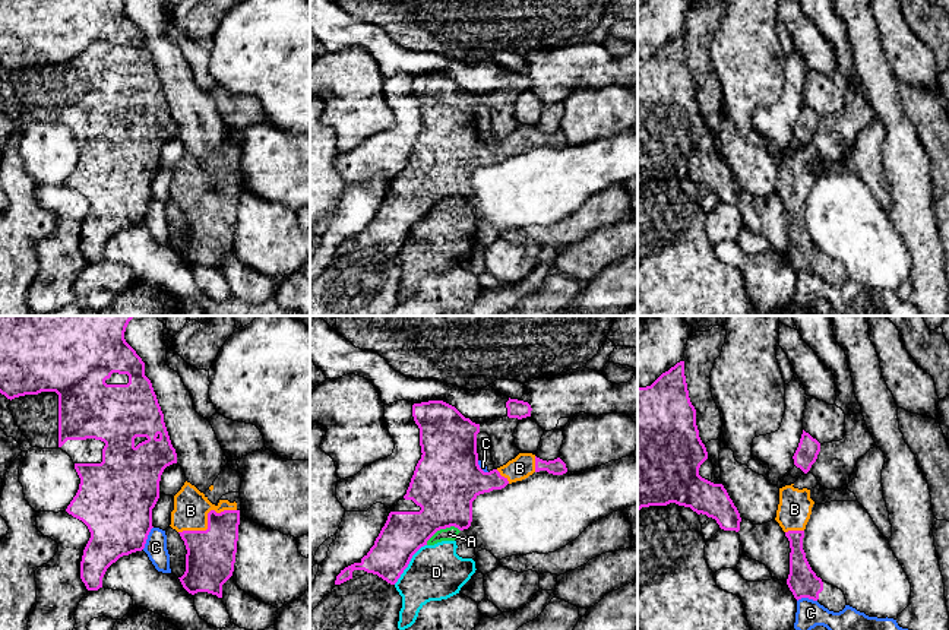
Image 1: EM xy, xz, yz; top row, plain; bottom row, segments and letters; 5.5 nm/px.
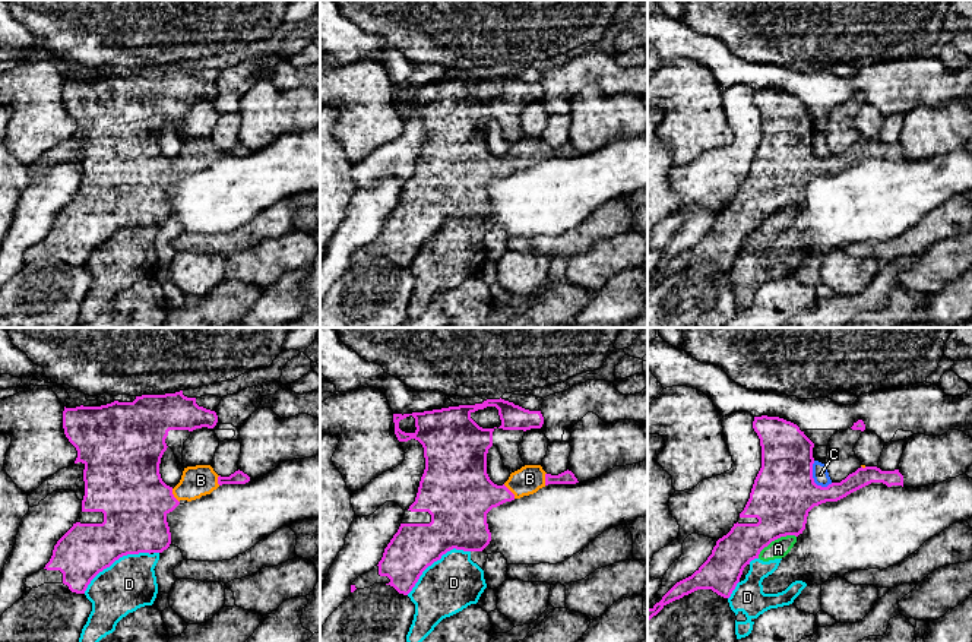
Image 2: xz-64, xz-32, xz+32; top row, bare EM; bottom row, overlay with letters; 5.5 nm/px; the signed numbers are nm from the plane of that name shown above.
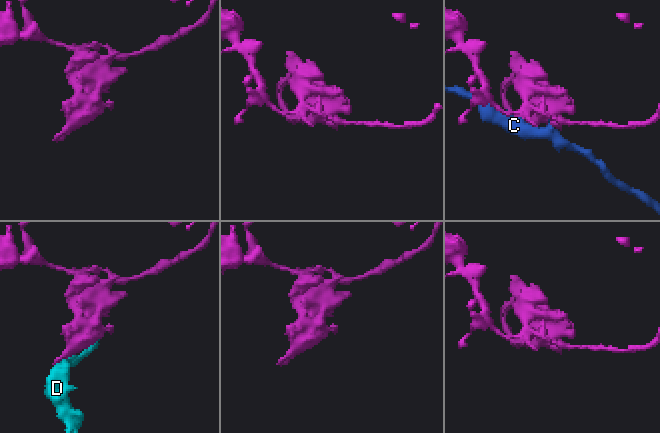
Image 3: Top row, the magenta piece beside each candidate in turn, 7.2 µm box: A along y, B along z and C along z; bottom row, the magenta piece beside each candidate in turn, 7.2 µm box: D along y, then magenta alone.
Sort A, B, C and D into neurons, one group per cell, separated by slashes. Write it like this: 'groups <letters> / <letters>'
groups A D / B / C

